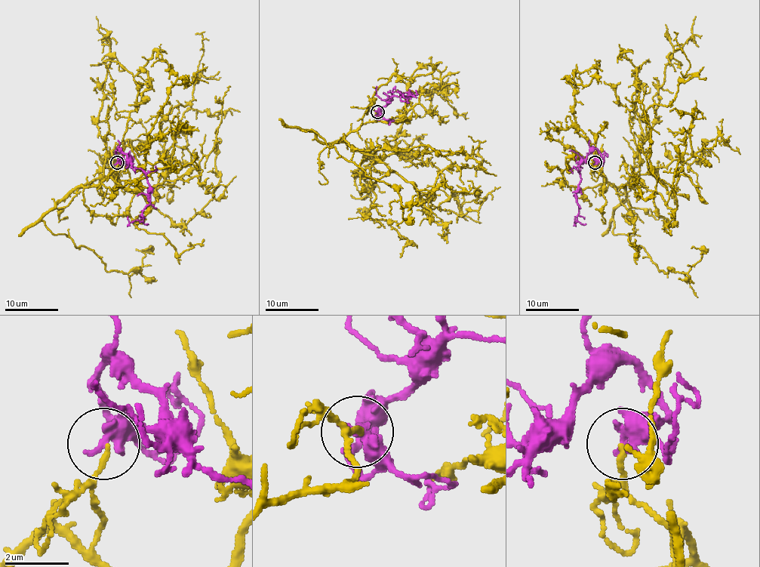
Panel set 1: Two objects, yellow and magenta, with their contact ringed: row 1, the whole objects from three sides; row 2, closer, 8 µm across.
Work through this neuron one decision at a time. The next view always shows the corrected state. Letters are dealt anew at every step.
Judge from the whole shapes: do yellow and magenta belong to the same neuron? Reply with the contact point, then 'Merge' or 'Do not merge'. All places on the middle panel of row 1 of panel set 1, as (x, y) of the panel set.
Place: (377, 112). Do not merge

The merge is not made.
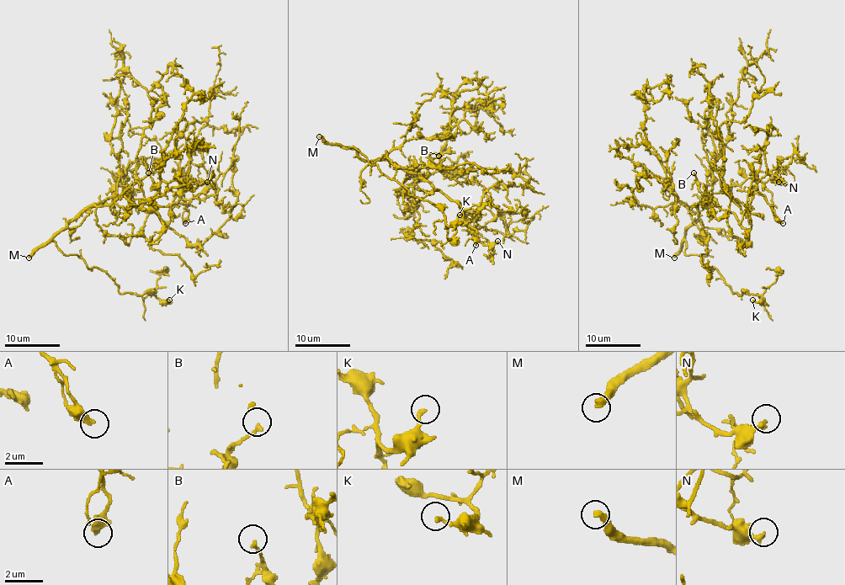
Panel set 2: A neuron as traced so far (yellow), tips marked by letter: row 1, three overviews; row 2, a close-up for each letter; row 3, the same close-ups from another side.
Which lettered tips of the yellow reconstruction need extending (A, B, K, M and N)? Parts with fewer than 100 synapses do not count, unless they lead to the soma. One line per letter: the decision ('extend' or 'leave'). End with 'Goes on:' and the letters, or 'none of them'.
A: leave
B: leave
K: leave
M: extend
N: leave
Goes on: M

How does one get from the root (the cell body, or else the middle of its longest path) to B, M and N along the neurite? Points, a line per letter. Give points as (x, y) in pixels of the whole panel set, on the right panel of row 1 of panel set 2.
B: (700, 202), (709, 197), (704, 197), (693, 172)
M: (700, 202), (698, 205), (698, 217), (687, 230), (682, 249), (674, 257)
N: (700, 202), (711, 197), (740, 221), (749, 205), (752, 188), (768, 173), (783, 180), (778, 182)

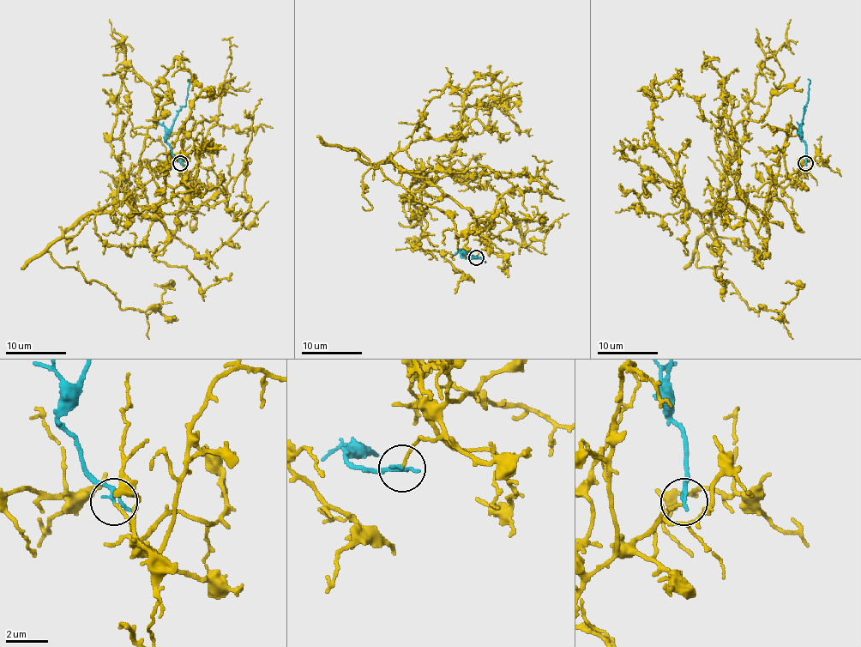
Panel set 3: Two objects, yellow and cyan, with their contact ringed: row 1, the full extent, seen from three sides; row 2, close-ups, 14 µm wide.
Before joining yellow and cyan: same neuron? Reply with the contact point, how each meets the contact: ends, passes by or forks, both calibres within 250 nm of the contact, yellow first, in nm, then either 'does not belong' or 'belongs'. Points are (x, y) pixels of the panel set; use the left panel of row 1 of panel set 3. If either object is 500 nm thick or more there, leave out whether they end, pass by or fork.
place (180, 163); yellow ends; cyan passes by; calibres 140 and 170 nm; belongs

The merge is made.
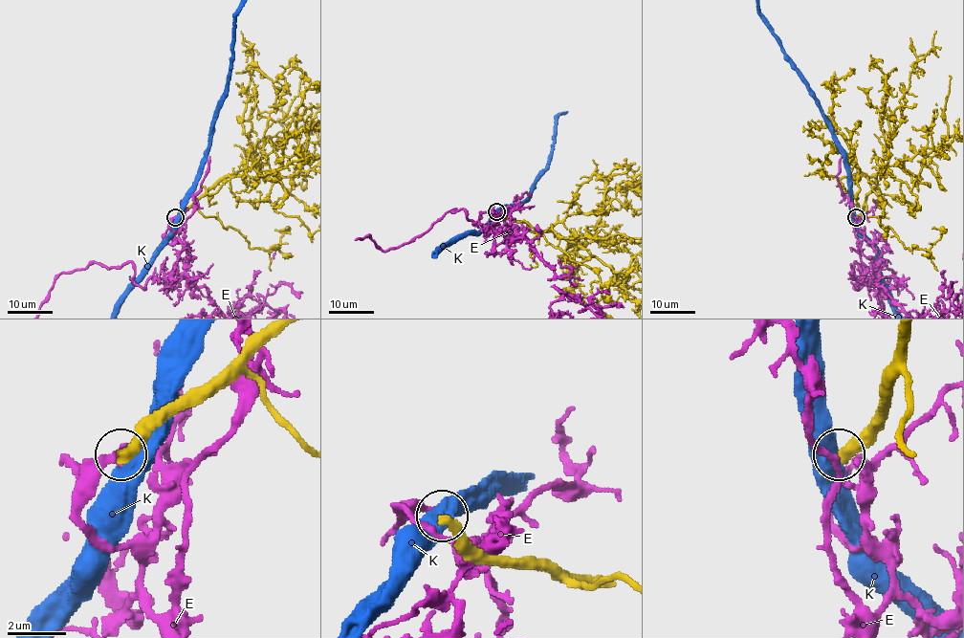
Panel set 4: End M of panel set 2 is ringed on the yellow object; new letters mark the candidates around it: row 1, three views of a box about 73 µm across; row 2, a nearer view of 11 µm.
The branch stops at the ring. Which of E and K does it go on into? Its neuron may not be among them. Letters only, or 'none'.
none

